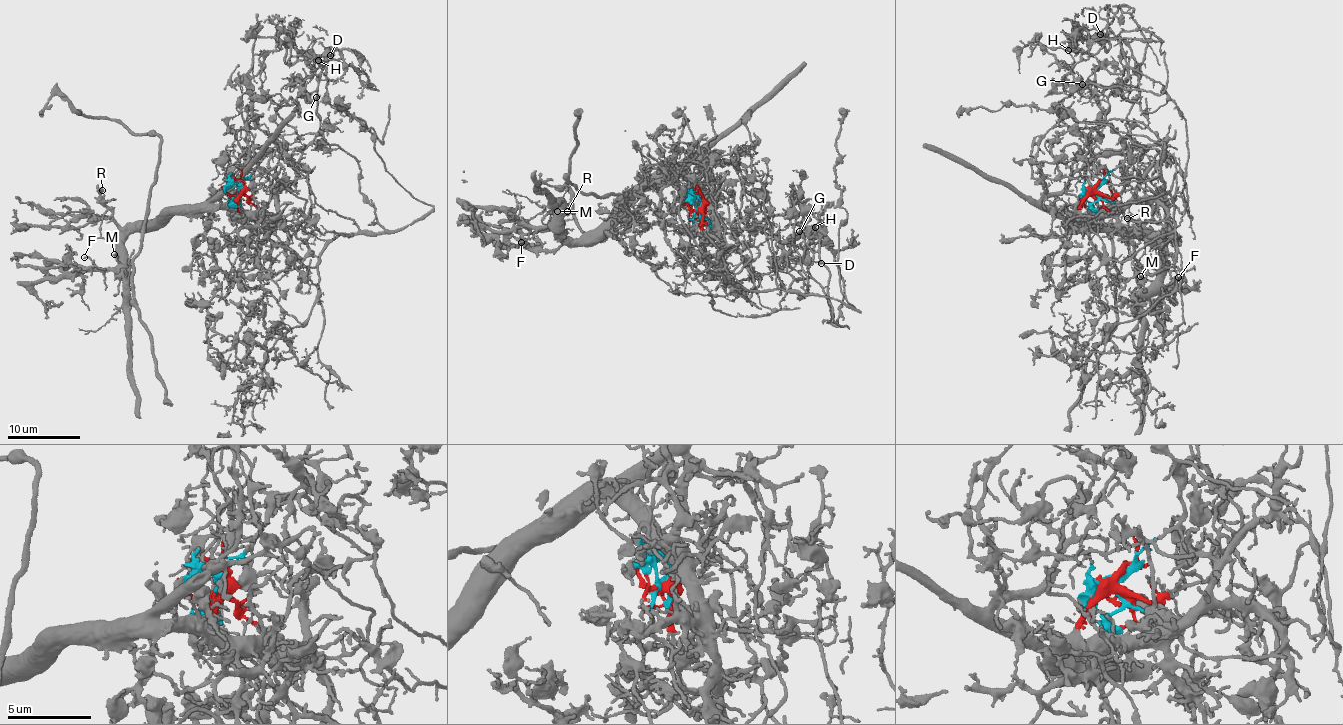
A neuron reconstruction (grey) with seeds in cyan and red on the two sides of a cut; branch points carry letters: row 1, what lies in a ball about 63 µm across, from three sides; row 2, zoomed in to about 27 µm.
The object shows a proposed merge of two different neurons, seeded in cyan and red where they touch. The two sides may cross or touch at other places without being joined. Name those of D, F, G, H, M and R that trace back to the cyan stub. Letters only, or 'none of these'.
D, G, H

